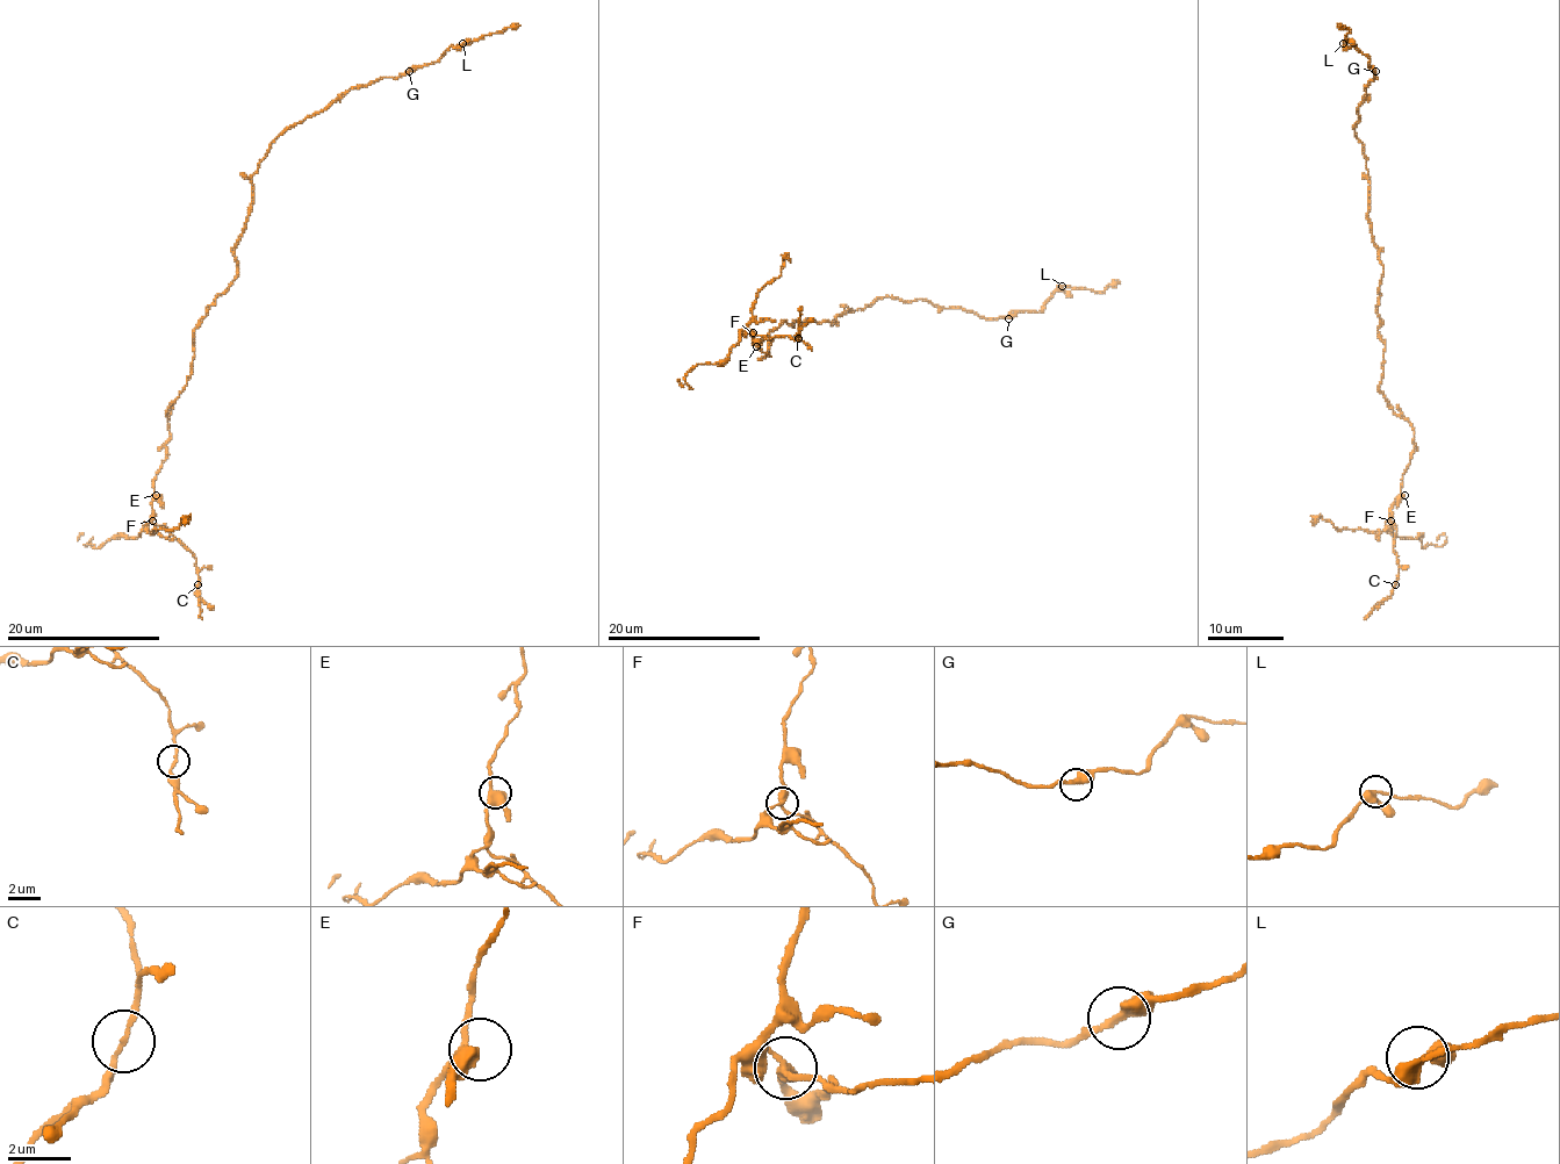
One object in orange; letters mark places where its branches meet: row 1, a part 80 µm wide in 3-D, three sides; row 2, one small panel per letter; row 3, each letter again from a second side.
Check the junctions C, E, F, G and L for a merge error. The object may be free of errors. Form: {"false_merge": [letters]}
{"false_merge": ["F"]}

